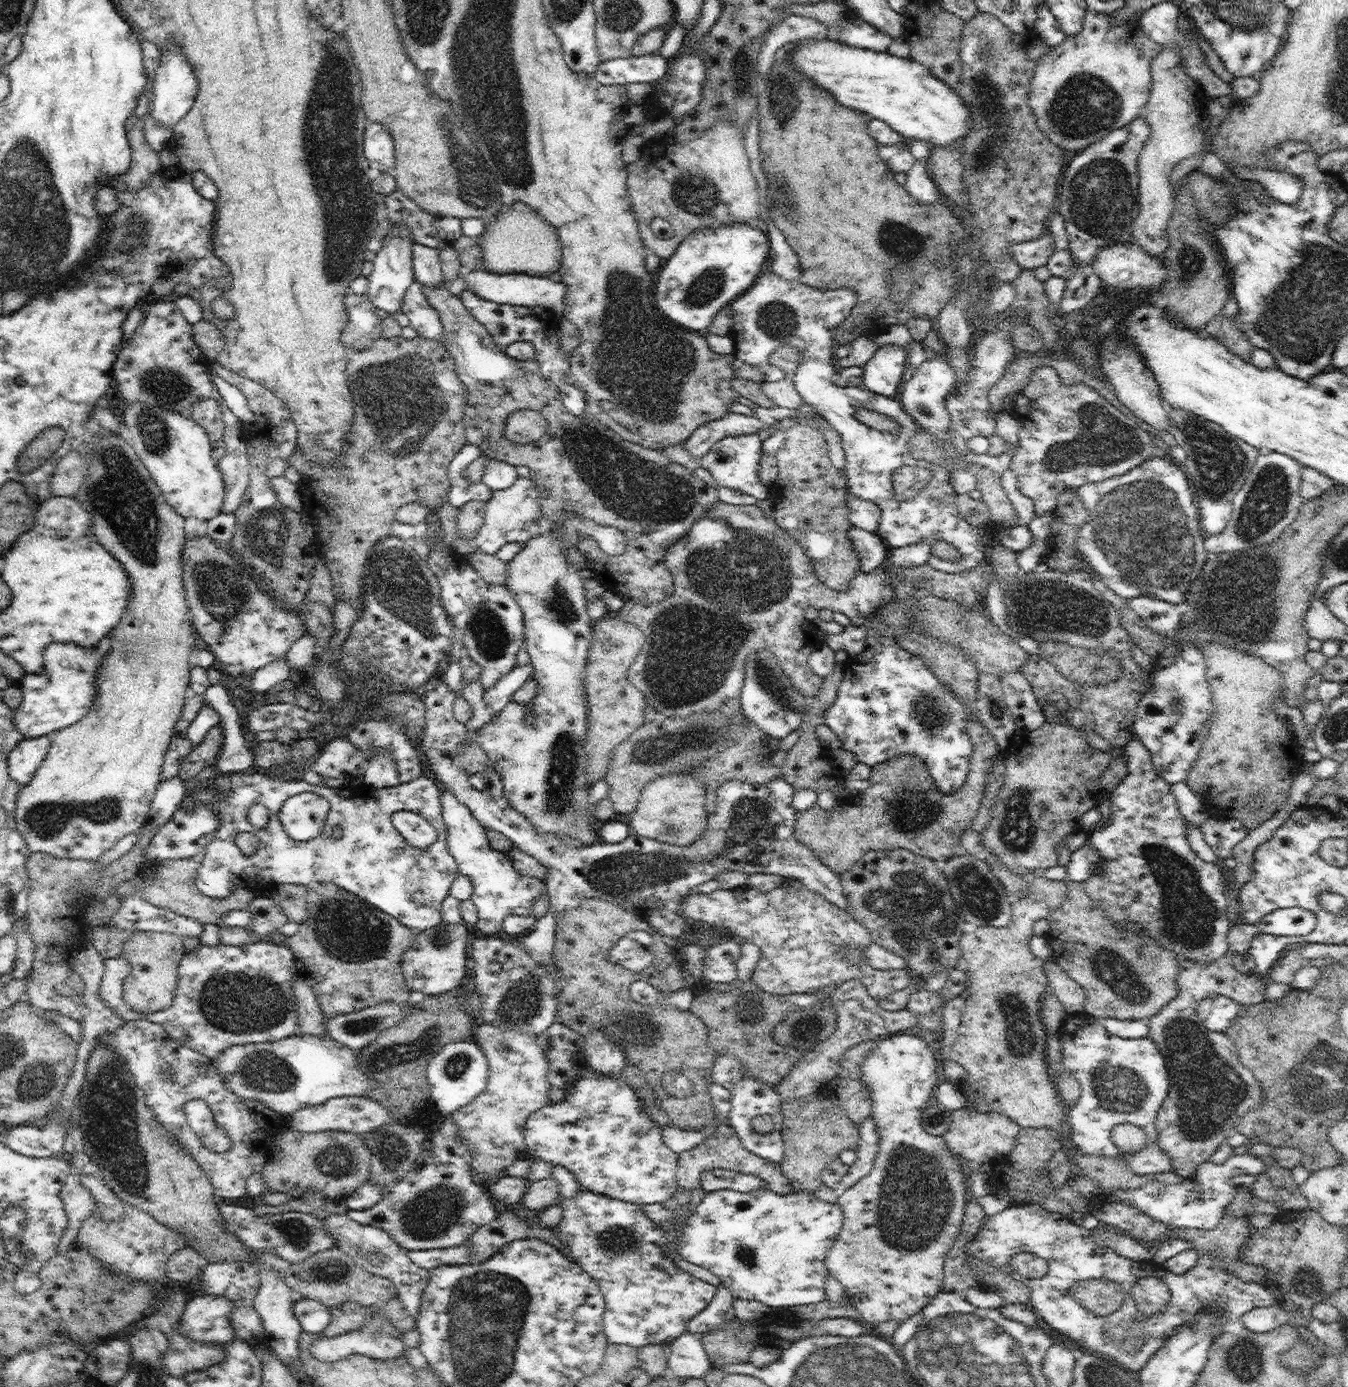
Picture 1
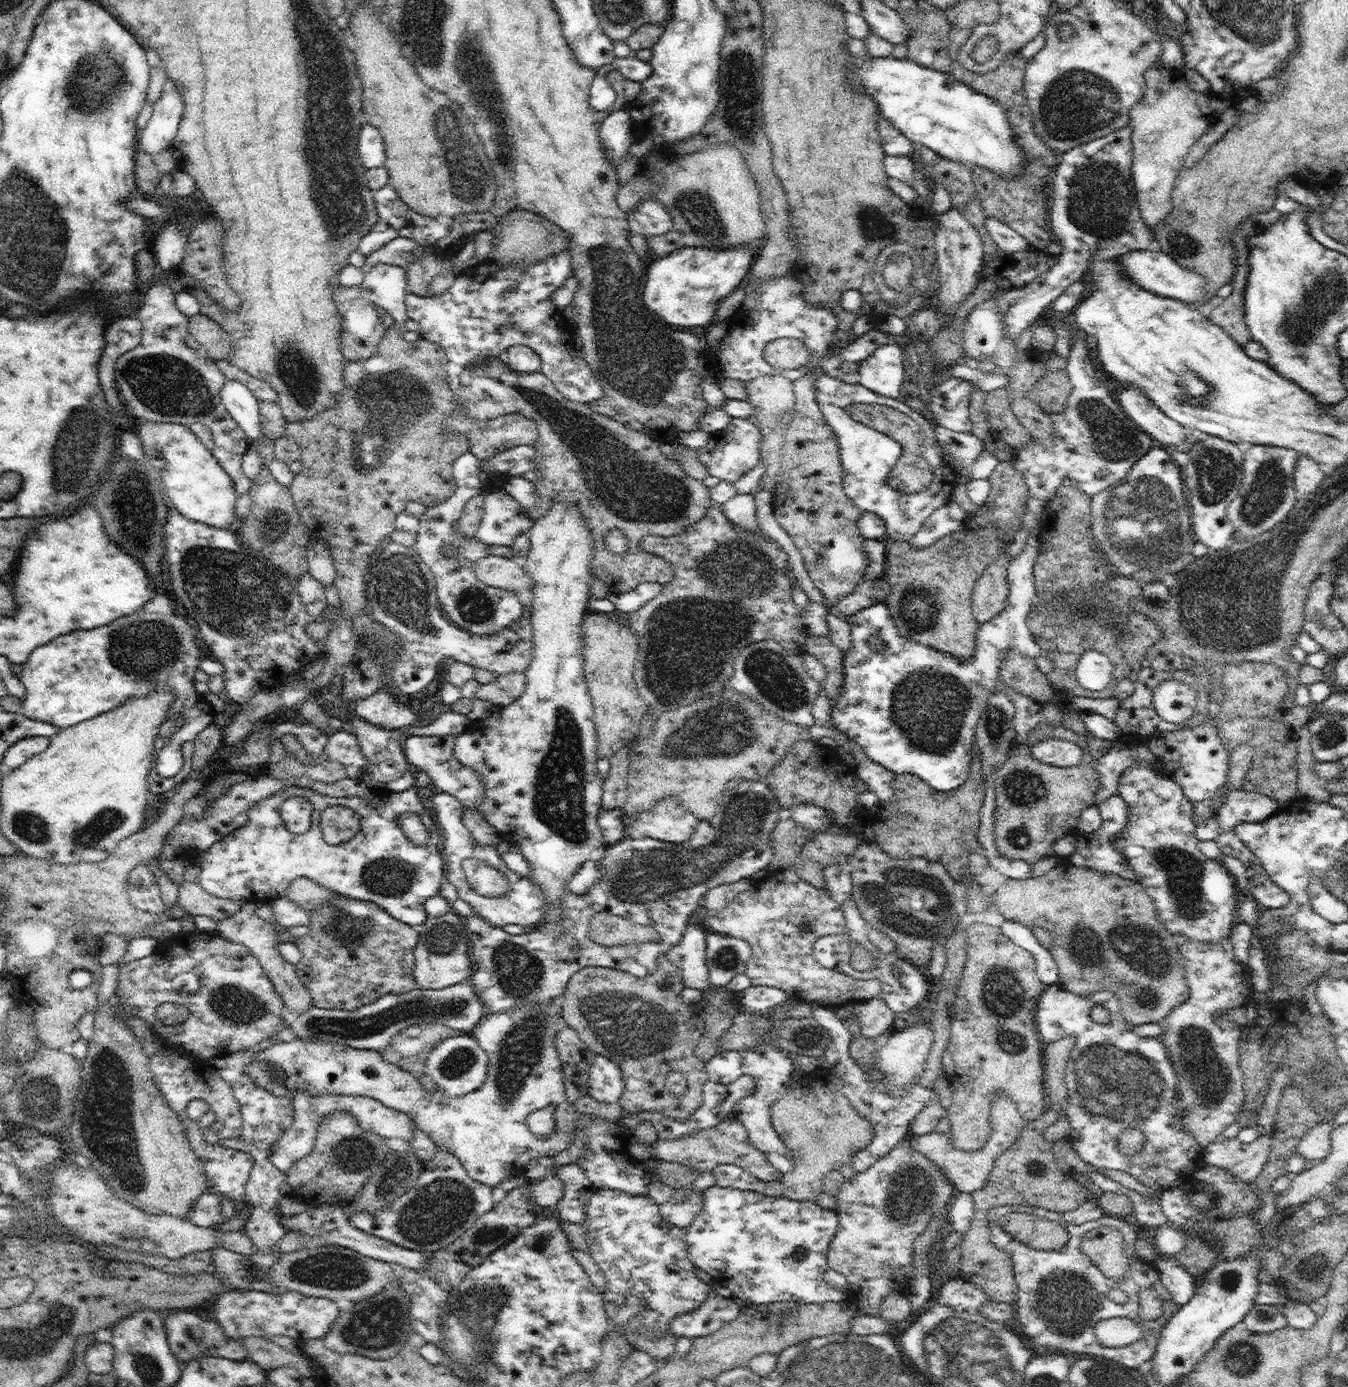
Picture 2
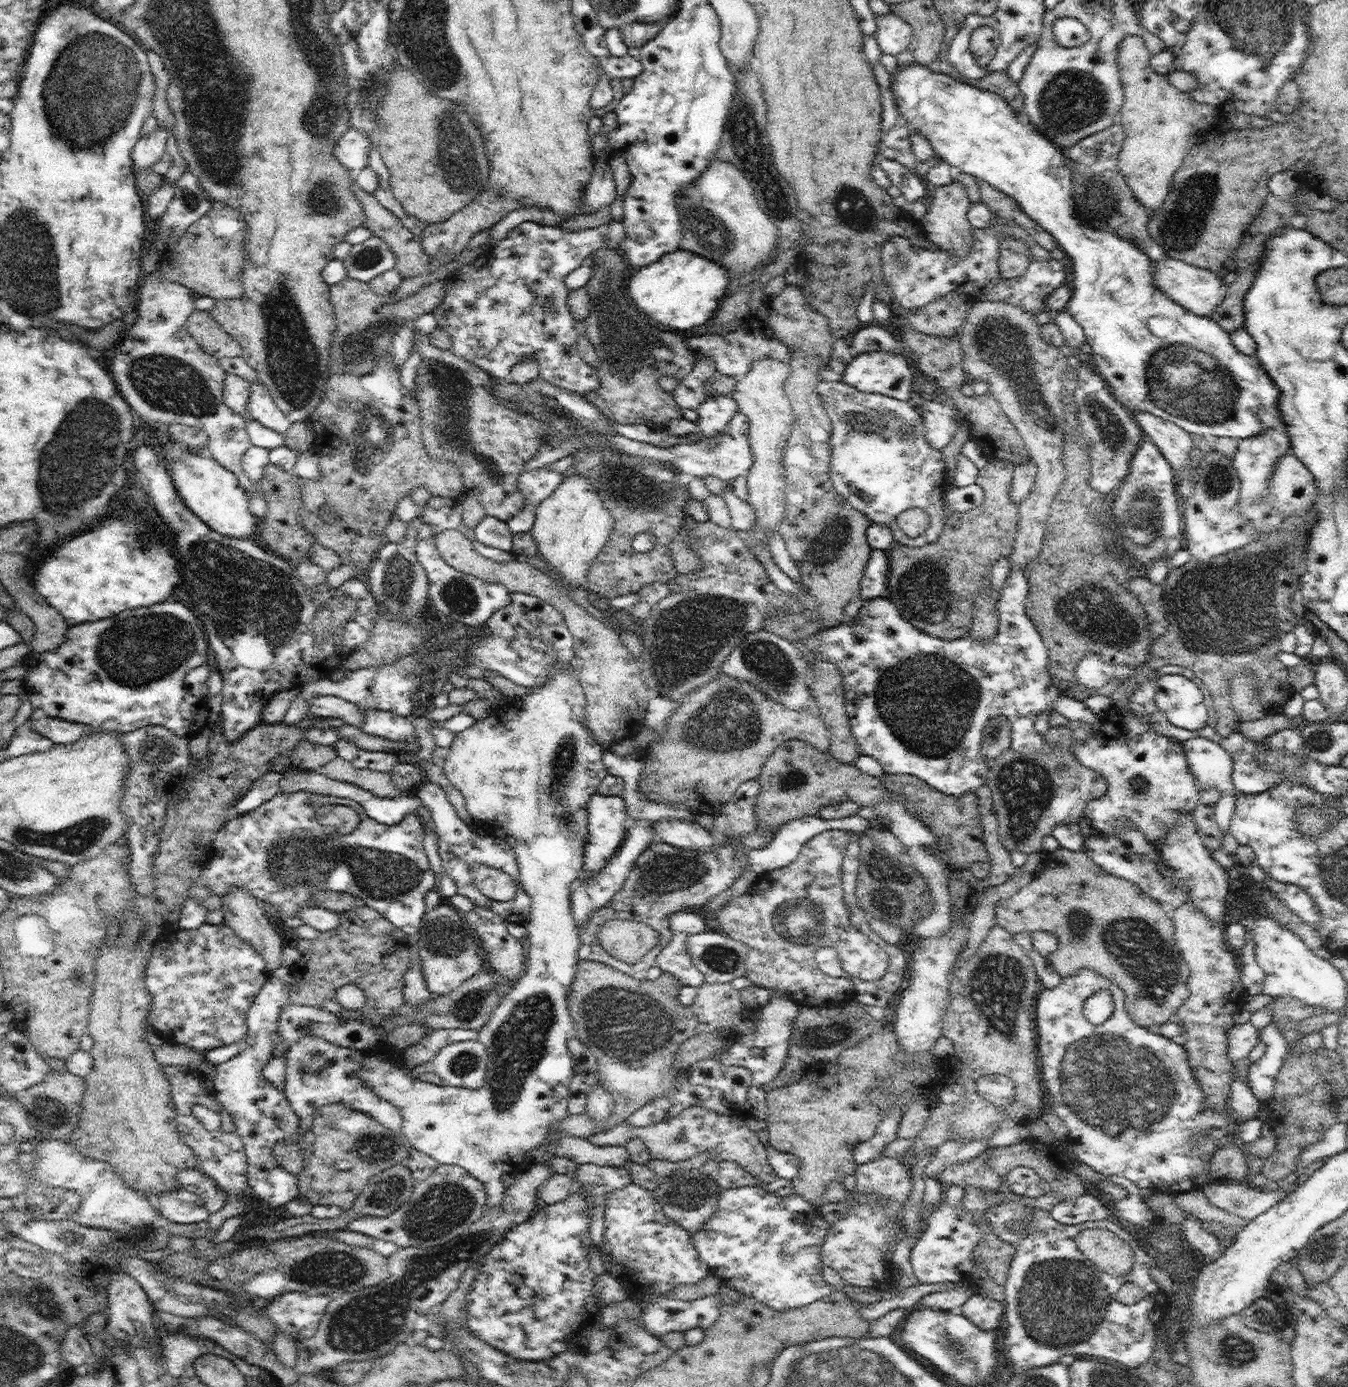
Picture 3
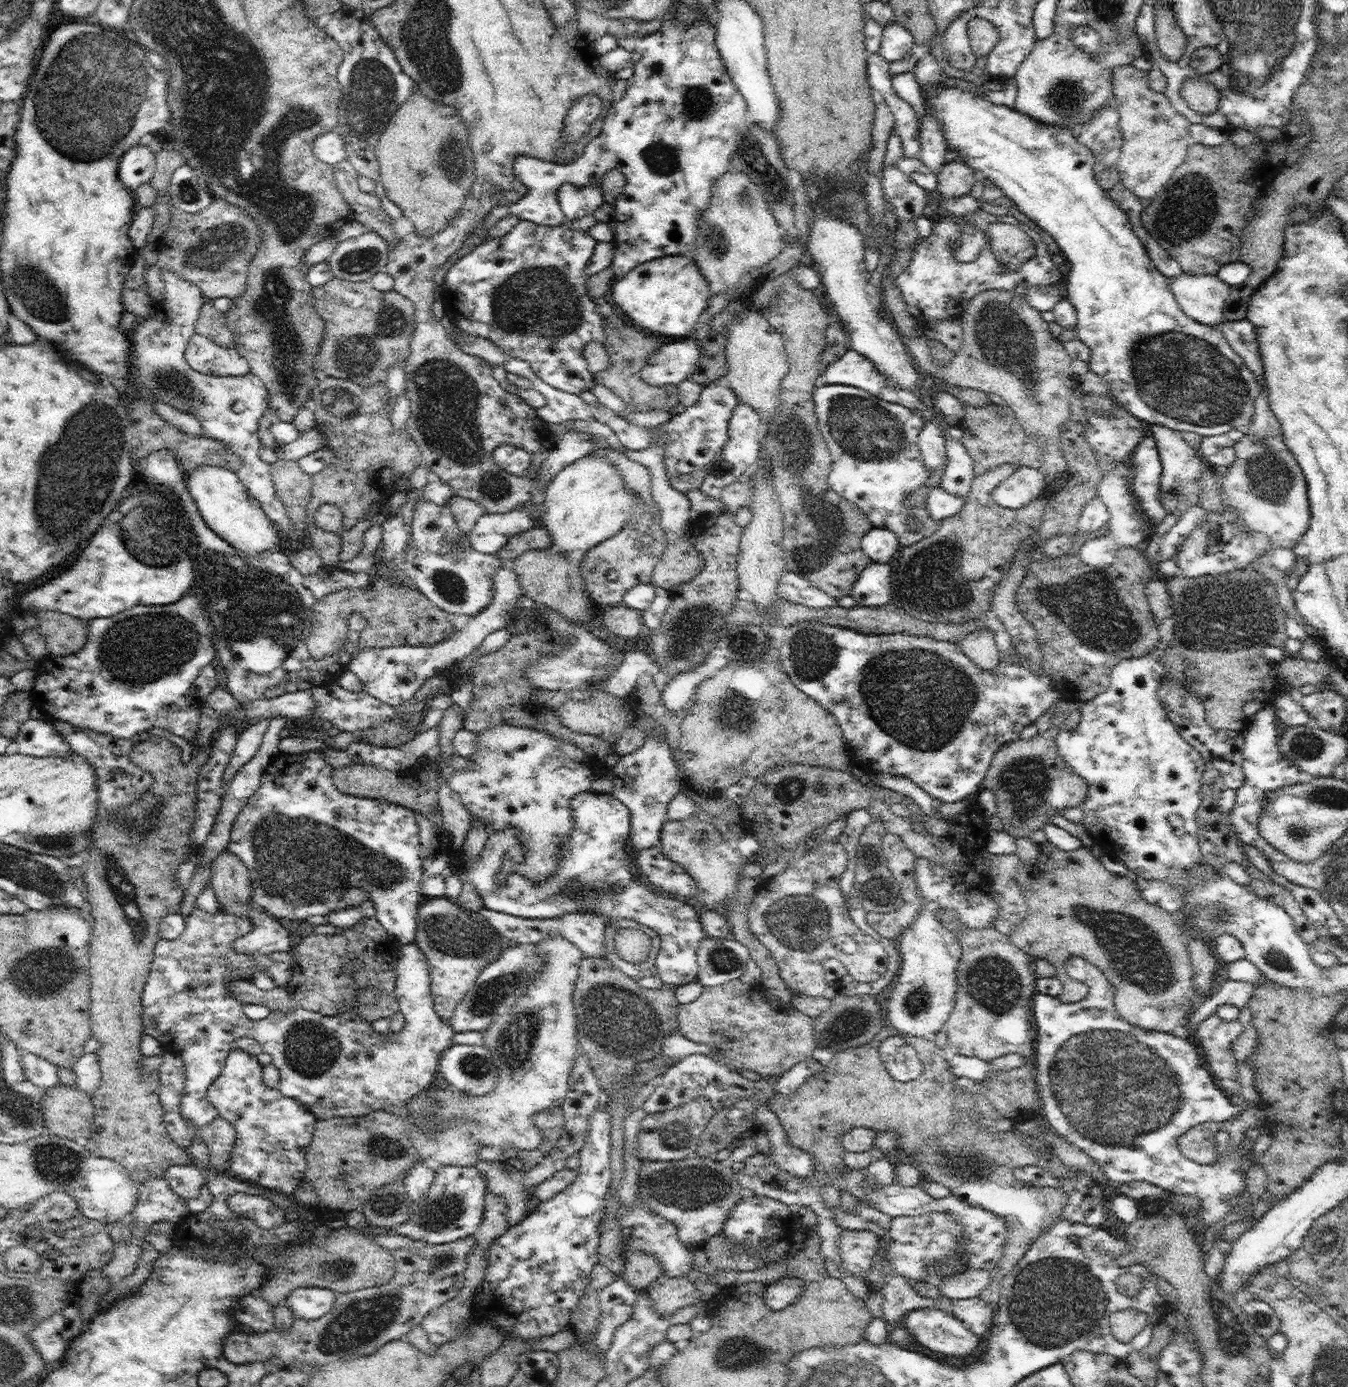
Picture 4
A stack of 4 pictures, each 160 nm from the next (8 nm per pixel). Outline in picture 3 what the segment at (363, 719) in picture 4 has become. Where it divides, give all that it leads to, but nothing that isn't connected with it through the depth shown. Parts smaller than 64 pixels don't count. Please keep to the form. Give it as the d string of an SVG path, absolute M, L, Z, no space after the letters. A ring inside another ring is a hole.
M362 708L365 714L365 723L362 728L366 734L374 736L382 736L388 740L396 740L396 742L414 742L417 740L414 731L413 719L411 717L400 716L386 710L370 710Z

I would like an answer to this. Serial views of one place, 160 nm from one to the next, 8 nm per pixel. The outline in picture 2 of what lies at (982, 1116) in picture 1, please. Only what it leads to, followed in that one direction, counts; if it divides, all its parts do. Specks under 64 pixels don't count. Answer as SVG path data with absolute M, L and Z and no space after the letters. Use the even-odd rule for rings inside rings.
M995 1091L991 1107L990 1116L990 1138L975 1151L965 1151L956 1148L950 1139L952 1132L934 1132L928 1135L915 1136L914 1142L916 1150L933 1160L947 1177L959 1193L973 1193L980 1190L989 1179L990 1169L994 1161L1012 1146L1020 1136L1022 1128L1026 1123L1018 1112L1017 1104L1014 1100L1005 1095L1004 1091Z

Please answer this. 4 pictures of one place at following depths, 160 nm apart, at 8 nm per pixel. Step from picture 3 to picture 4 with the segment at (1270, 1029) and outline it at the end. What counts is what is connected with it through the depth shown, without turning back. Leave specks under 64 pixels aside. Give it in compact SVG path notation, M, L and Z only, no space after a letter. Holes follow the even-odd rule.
M1074 956L1069 957L1064 967L1071 977L1085 983L1089 992L1086 998L1074 1003L1064 1003L1057 997L1046 994L1034 996L1032 1012L1037 1026L1036 1079L1043 1104L1039 1115L1051 1132L1079 1146L1091 1156L1113 1184L1140 1180L1160 1186L1171 1195L1198 1197L1201 1208L1199 1212L1187 1215L1189 1225L1199 1239L1209 1236L1220 1222L1224 1222L1224 1217L1231 1209L1229 1202L1245 1186L1243 1175L1247 1162L1231 1155L1230 1137L1233 1134L1227 1126L1245 1108L1256 1104L1230 1103L1229 1097L1214 1084L1212 1073L1202 1063L1195 1043L1172 1034L1150 1032L1128 1024L1116 1012L1114 986L1097 966ZM1204 1122L1218 1122L1226 1126L1218 1139L1218 1148L1222 1152L1219 1154L1219 1161L1215 1163L1200 1164L1191 1161L1182 1154L1179 1147L1180 1136Z

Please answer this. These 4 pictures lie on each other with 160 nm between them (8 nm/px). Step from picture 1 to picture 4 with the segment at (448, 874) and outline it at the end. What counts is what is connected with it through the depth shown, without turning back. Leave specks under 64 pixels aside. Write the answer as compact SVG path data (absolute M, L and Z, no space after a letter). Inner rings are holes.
M320 750L303 751L294 754L281 752L277 754L272 759L272 762L269 763L267 771L264 771L260 787L249 798L248 804L240 811L240 814L233 822L227 848L232 854L239 856L247 866L253 886L252 900L254 900L257 907L266 912L270 917L278 920L286 918L287 920L306 921L308 916L316 914L327 916L328 913L341 906L341 898L344 892L350 888L360 888L367 892L369 900L373 902L373 907L376 910L375 917L386 929L386 932L394 937L400 945L414 943L419 906L425 900L424 894L421 893L421 880L423 880L423 872L425 871L423 869L425 861L421 855L422 840L419 836L419 823L414 816L414 811L388 800L356 797L340 792L334 785L332 778L333 770L333 766L324 758Z

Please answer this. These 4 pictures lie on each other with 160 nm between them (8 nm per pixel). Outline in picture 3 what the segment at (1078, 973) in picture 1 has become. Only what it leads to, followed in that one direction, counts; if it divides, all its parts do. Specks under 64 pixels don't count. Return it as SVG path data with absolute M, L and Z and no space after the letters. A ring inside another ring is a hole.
M1060 847L1054 852L1041 850L1040 853L1044 856L1046 862L1044 870L1040 871L1040 874L1038 874L1038 876L1036 875L1036 878L1034 877L1032 881L1030 881L1026 886L1020 888L1015 894L999 900L995 904L996 924L1005 928L1010 934L1013 934L1013 936L1016 936L1018 933L1033 934L1036 931L1051 932L1056 935L1059 945L1056 952L1048 956L1048 960L1062 979L1076 974L1081 968L1090 968L1095 970L1100 973L1100 976L1103 976L1108 980L1112 980L1112 982L1118 985L1118 987L1120 987L1123 991L1126 1013L1135 1024L1146 1028L1157 1029L1164 1024L1170 1023L1171 1020L1176 1017L1178 1010L1180 1010L1182 1004L1184 1004L1190 995L1187 986L1190 969L1187 962L1181 958L1182 952L1180 952L1180 949L1176 946L1174 938L1175 926L1173 919L1166 916L1162 903L1158 902L1156 899L1150 898L1148 895L1145 895L1136 883L1106 872L1081 850L1070 851L1066 848Z

